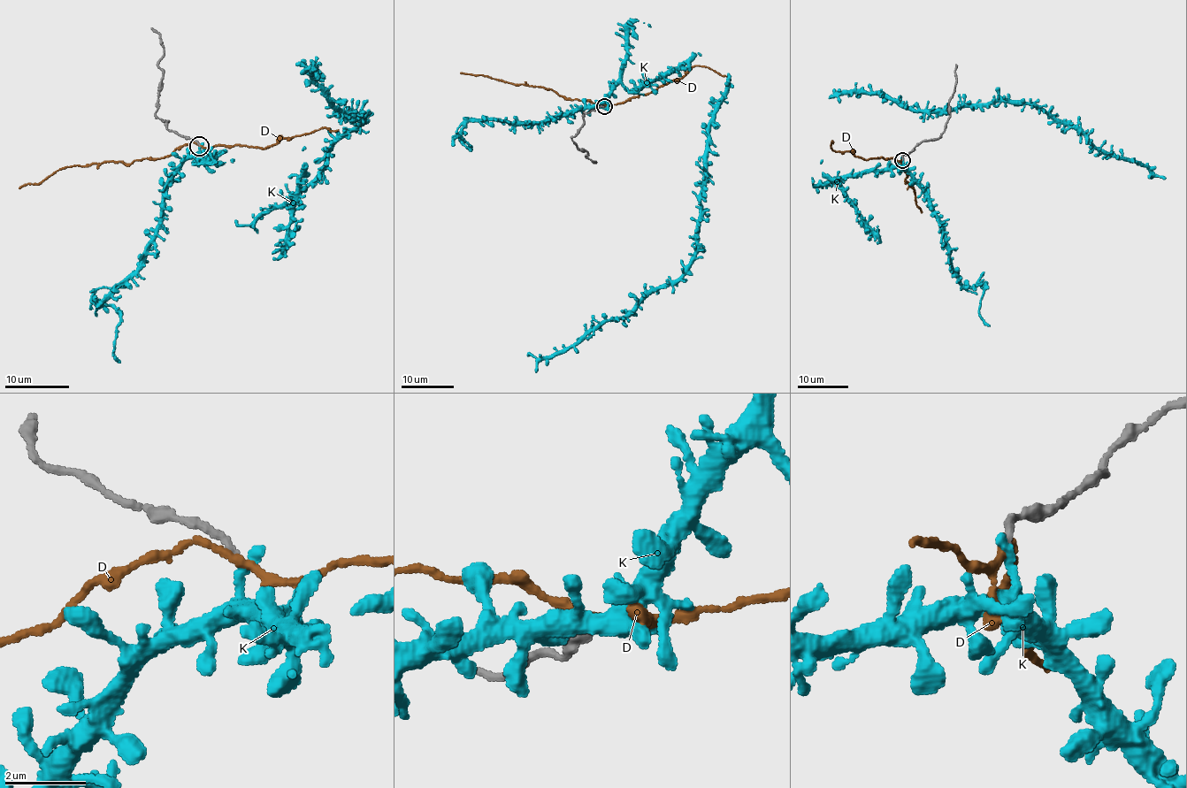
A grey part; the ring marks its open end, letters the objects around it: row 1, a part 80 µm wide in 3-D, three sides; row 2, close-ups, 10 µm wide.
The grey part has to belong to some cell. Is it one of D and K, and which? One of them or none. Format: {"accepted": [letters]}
{"accepted": []}

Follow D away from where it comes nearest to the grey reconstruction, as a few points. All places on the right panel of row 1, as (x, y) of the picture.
D: (902, 157), (905, 171), (909, 174), (905, 182), (915, 189), (916, 205), (921, 212)

